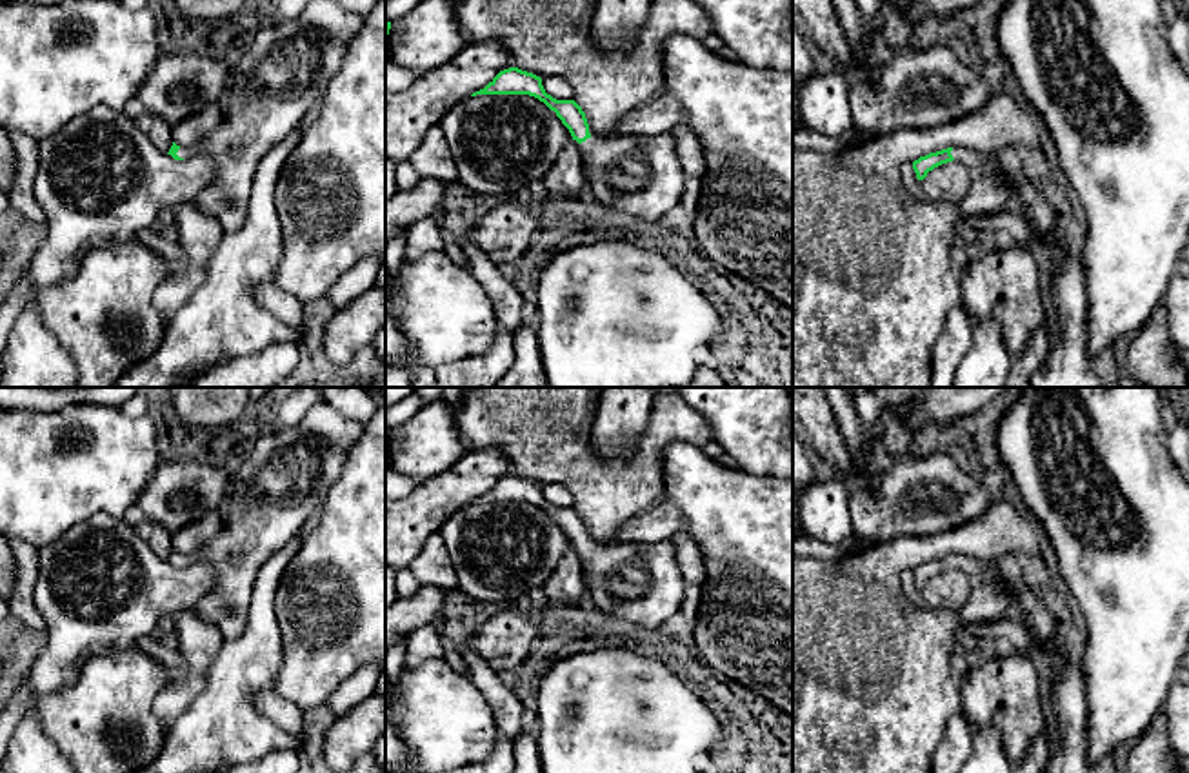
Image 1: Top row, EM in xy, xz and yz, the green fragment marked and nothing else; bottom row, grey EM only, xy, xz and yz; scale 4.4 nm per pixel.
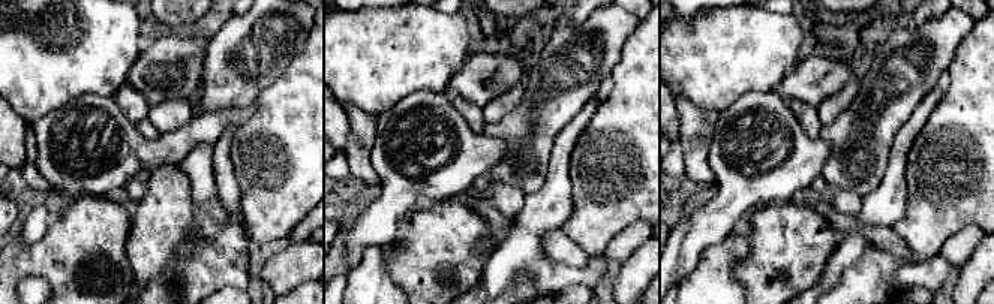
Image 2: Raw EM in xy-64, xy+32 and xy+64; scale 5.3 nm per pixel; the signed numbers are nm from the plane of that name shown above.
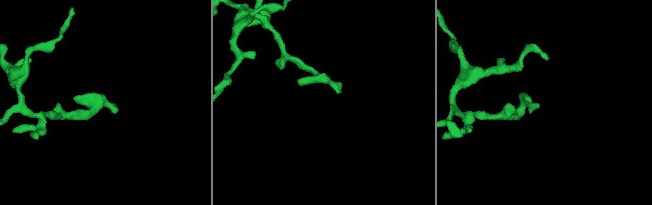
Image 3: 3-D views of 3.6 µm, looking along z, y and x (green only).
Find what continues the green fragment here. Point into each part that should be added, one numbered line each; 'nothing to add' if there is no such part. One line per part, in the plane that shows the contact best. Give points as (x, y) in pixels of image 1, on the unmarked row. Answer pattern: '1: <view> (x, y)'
1: xy (288, 473)

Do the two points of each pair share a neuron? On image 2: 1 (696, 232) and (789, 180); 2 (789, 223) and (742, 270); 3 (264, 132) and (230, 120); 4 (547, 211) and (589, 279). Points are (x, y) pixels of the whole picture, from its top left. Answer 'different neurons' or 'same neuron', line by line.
1: same neuron
2: same neuron
3: different neurons
4: same neuron

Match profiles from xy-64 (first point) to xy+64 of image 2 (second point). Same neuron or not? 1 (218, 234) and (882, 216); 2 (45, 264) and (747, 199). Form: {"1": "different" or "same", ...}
{"1": "same", "2": "different"}

